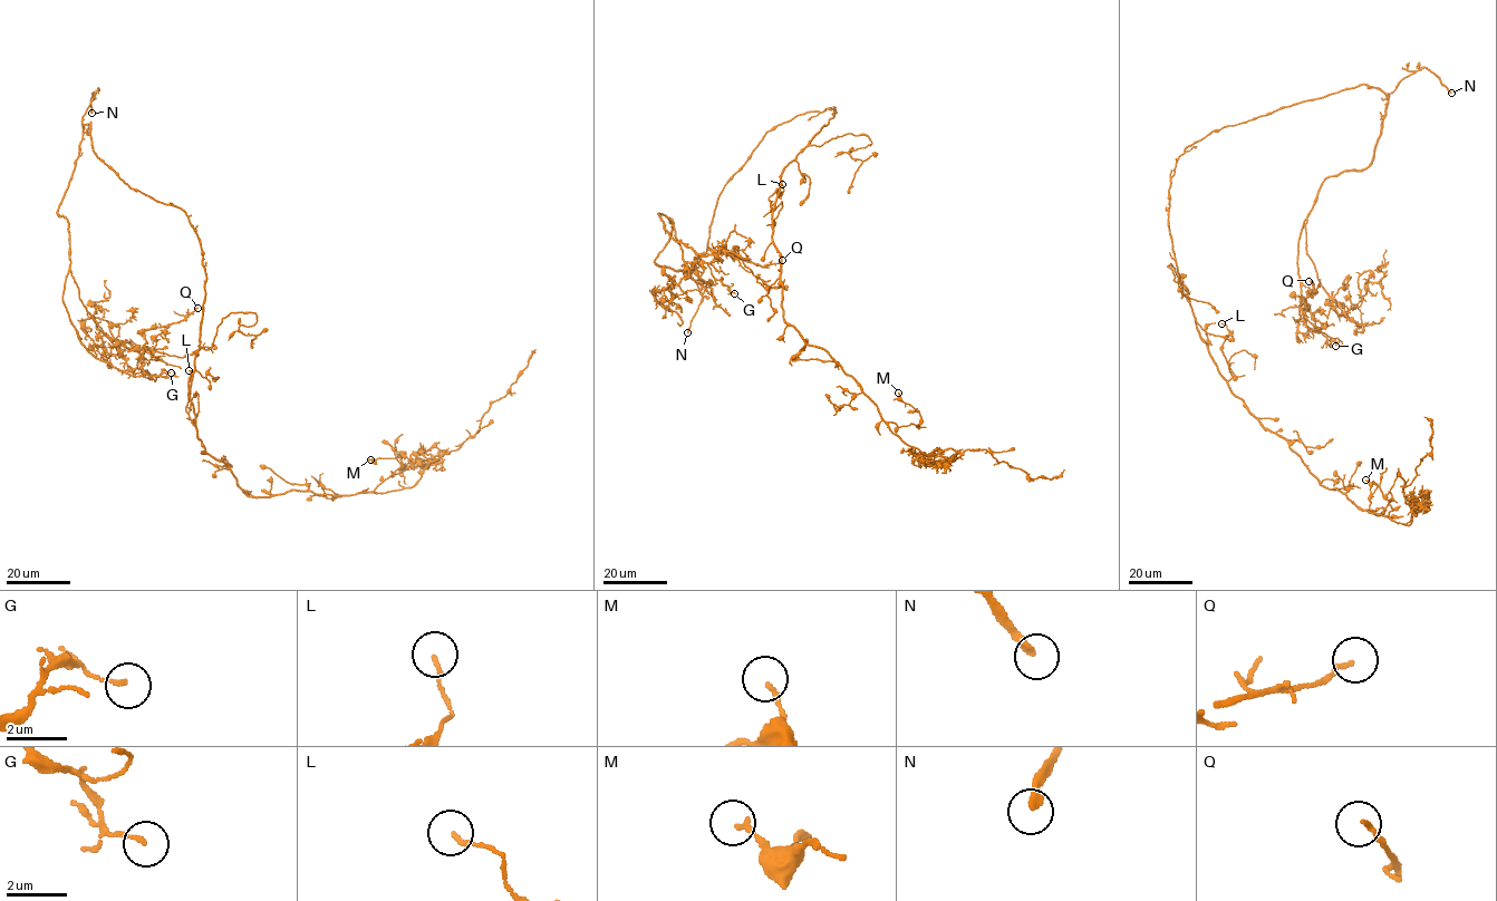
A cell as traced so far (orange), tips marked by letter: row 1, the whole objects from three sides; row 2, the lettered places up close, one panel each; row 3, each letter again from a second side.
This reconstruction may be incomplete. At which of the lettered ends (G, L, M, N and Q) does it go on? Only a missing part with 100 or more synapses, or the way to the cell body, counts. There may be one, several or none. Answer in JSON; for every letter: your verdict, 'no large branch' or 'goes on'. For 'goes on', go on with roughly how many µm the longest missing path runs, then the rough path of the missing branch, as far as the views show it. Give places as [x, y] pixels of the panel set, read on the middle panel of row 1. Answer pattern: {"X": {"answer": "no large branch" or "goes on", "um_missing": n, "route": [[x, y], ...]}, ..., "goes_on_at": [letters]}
{"G": {"answer": "no large branch"}, "L": {"answer": "no large branch"}, "M": {"answer": "no large branch"}, "N": {"answer": "goes on", "um_missing": 50, "route": [[687, 332], [684, 365], [689, 380], [726, 423], [744, 432]]}, "Q": {"answer": "no large branch"}, "goes_on_at": ["N"]}

